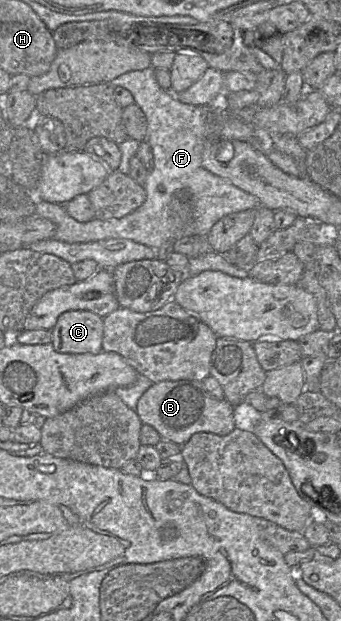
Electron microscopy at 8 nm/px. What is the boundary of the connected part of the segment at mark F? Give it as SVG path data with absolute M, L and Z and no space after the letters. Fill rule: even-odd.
M149 66L145 69L141 70L134 70L134 71L129 71L126 73L123 73L113 79L111 82L109 82L113 87L123 87L127 89L133 96L134 98L134 103L137 104L143 113L146 116L147 119L147 137L146 137L146 142L148 142L149 146L151 147L152 153L153 153L153 158L154 158L154 167L151 172L147 173L147 178L144 186L142 186L146 192L146 199L144 203L134 212L131 214L120 218L120 219L109 219L109 220L98 220L98 219L92 219L88 222L81 223L73 219L65 210L64 206L61 204L56 204L56 203L51 203L43 200L37 200L36 198L36 215L45 219L50 220L53 222L56 226L56 232L55 235L53 236L53 239L66 242L66 243L88 243L88 242L94 242L94 241L99 241L103 239L112 239L112 238L123 238L123 239L130 239L136 243L140 243L143 245L146 245L148 247L152 247L153 249L159 250L162 245L167 242L167 241L173 241L173 233L171 231L171 217L169 216L169 206L171 201L173 200L174 197L176 197L179 194L186 194L188 201L191 204L192 207L192 213L193 213L193 223L195 226L195 234L193 236L207 236L207 234L210 232L211 228L223 217L236 213L236 212L241 212L244 210L248 209L256 209L257 207L261 206L259 203L258 198L250 194L248 192L243 191L242 189L236 187L235 185L231 184L231 182L227 179L224 179L220 176L217 176L210 171L206 170L202 166L202 152L204 149L205 141L209 136L213 135L219 135L220 137L227 138L227 139L236 139L240 140L243 142L250 142L252 145L256 145L257 143L262 143L262 139L260 136L260 132L266 132L266 131L259 131L256 129L254 126L251 124L245 123L242 120L240 120L237 117L234 117L233 115L229 114L228 112L224 112L219 106L219 103L215 103L215 105L191 105L191 104L186 104L182 103L177 99L174 93L171 91L166 91L160 87L158 84L156 78L155 78L155 68L152 66Z

